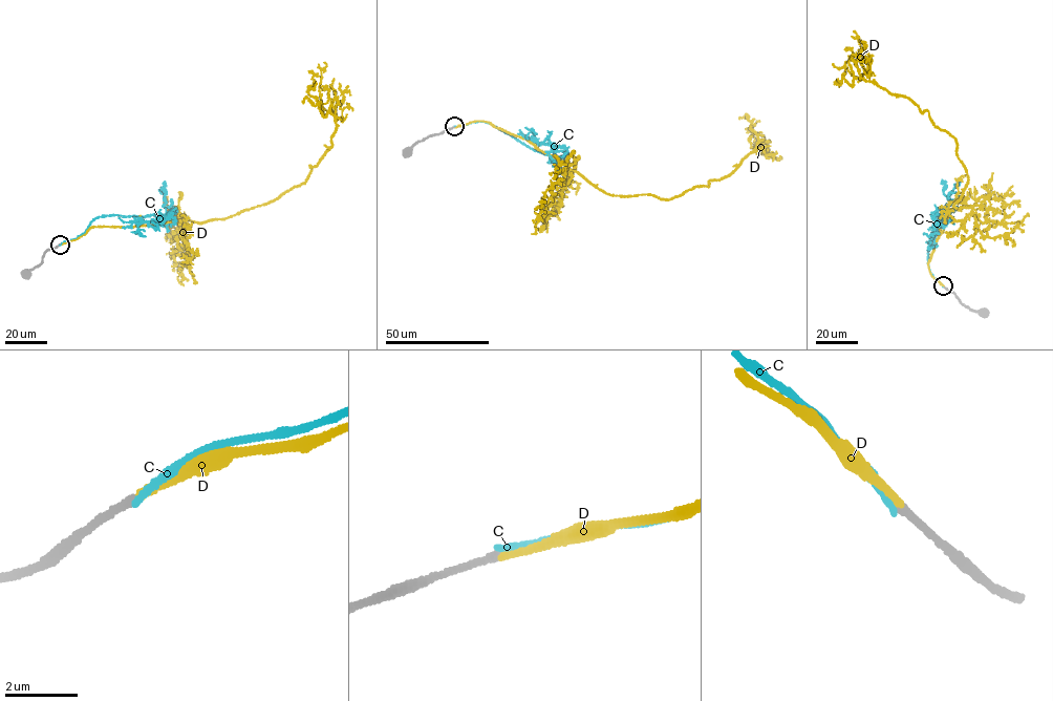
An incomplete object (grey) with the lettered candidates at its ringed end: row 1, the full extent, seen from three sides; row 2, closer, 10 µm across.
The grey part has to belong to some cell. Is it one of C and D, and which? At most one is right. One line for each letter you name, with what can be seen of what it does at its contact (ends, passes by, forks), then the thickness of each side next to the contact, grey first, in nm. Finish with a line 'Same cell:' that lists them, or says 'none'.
D: it ends there; 220 nm thick on the grey side, 240 nm on the other
Same cell: D

